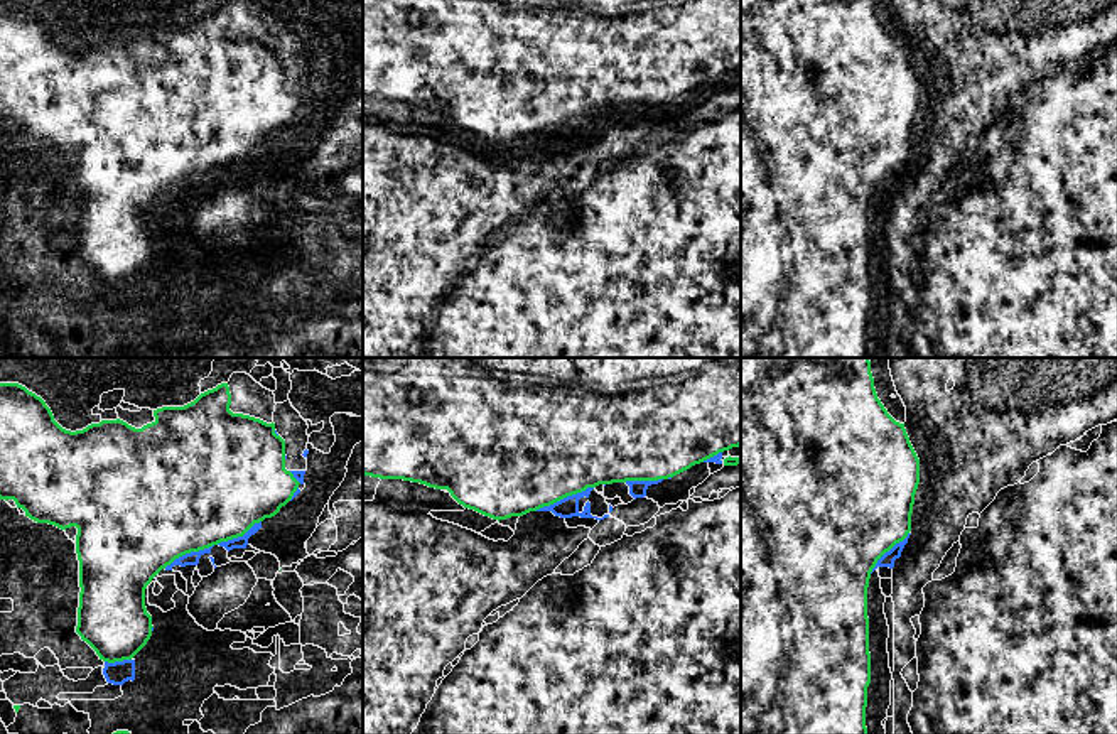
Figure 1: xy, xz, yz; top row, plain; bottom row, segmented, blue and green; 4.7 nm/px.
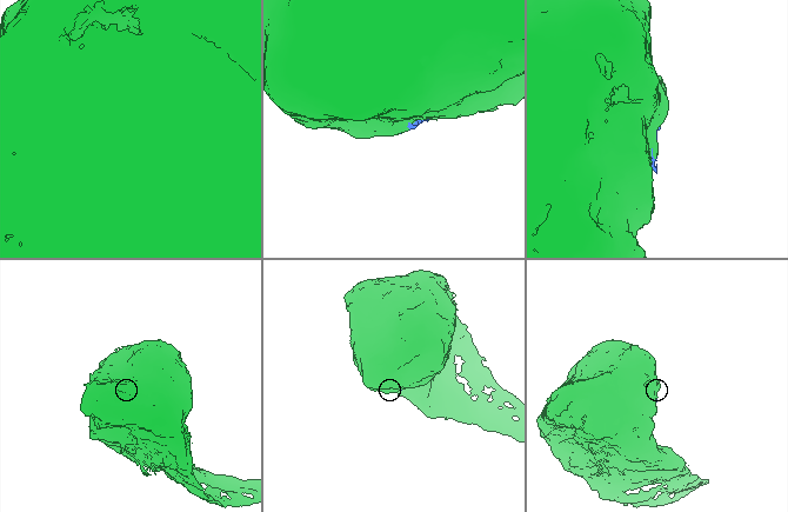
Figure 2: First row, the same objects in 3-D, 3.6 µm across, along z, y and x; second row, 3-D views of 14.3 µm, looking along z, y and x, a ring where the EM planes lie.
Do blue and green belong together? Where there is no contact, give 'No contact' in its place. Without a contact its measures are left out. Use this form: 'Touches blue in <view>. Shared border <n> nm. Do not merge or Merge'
Touches blue in xz. Shared border 300 nm. Merge

